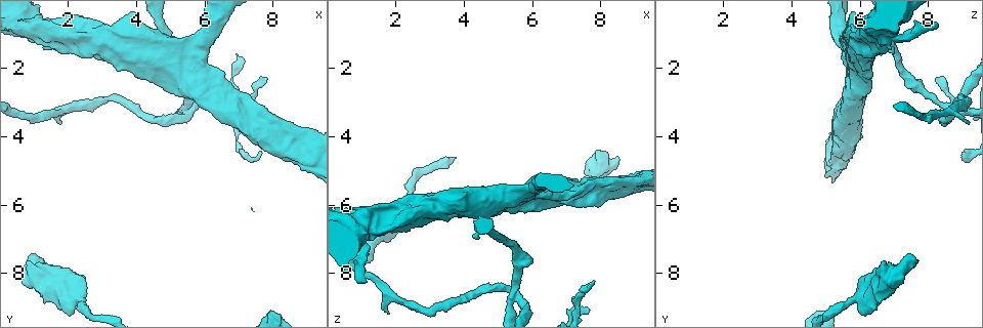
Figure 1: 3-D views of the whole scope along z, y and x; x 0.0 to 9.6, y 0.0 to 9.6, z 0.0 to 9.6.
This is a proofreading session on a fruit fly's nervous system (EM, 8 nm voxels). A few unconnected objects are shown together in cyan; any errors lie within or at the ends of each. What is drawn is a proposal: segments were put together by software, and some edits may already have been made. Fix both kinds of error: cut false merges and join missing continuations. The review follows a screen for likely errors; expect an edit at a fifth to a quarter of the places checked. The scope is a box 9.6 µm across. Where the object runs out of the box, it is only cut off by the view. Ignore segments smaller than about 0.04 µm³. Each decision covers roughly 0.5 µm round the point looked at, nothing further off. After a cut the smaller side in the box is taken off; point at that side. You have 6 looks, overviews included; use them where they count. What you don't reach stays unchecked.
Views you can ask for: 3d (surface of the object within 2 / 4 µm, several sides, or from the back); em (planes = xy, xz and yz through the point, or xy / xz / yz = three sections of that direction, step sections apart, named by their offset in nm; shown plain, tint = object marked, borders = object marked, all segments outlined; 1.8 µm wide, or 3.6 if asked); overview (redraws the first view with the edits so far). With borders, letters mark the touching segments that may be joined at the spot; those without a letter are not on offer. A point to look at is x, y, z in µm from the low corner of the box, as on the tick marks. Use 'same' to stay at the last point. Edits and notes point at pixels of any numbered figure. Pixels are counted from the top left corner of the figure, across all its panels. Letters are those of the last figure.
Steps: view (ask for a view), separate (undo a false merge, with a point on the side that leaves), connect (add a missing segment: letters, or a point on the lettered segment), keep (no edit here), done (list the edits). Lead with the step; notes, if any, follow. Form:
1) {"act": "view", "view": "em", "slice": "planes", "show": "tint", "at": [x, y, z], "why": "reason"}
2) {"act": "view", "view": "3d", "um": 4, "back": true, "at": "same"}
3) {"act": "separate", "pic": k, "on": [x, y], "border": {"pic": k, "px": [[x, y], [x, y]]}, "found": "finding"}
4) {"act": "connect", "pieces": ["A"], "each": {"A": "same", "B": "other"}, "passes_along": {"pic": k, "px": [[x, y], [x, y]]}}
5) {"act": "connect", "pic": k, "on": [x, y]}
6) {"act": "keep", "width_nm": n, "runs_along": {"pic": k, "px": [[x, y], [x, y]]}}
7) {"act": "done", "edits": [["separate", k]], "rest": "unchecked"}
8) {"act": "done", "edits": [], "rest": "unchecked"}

{"act": "view", "view": "em", "um": 3.6, "slice": "planes", "show": "borders", "at": [1.75, 9.10, 6.40], "why": "thick end"}

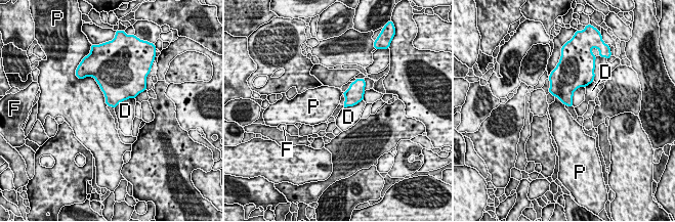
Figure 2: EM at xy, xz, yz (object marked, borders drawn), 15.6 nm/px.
{"act": "keep", "each": {"D": "other", "F": "other", "P": "other"}, "found": "no lettered segment goes on from it"}

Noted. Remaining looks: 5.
{"act": "view", "view": "em", "slice": "planes", "show": "borders", "at": [0.90, 7.60, 7.60], "why": "branch stops here"}

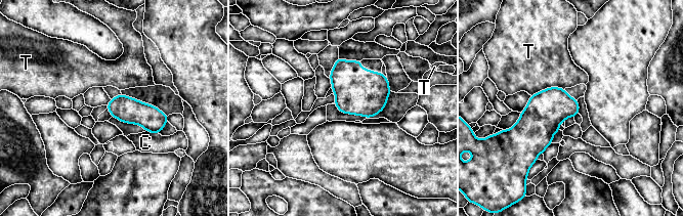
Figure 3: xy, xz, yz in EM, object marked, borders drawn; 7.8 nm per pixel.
{"act": "keep", "each": {"C": "other", "T": "other"}, "border": {"pic": 3, "px": [[564, 88], [546, 87], [530, 95]]}, "found": "none of them fits"}

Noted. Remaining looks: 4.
{"act": "view", "view": "em", "slice": "yz", "step": 4, "show": "tint", "at": [5.50, 3.25, 8.60], "why": "looks like a crossing"}

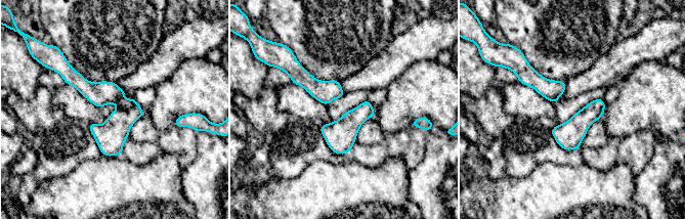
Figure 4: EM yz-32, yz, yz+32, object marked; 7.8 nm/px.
{"act": "view", "view": "em", "slice": "planes", "show": "borders", "at": "same", "why": "another direction"}

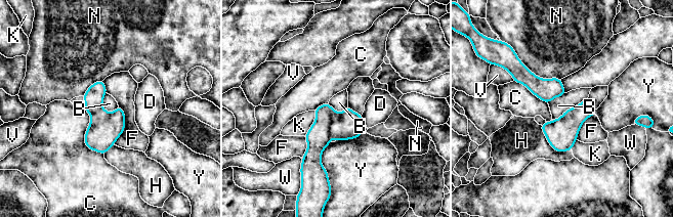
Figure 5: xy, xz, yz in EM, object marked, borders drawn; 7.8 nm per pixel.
{"act": "separate", "pic": 5, "on": [318, 137], "each": {"B": "other", "C": "other", "D": "other", "F": "other", "H": "other", "K": "other", "N": "other", "V": "other", "W": "other", "Y": "other"}, "part_leaving": {"pic": 5, "px": [[326, 105], [316, 144], [321, 169]]}, "found": "a second neuron is stuck on"}

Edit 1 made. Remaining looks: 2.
{"act": "done", "edits": [["separate", 5]], "rest": "unchecked"}

